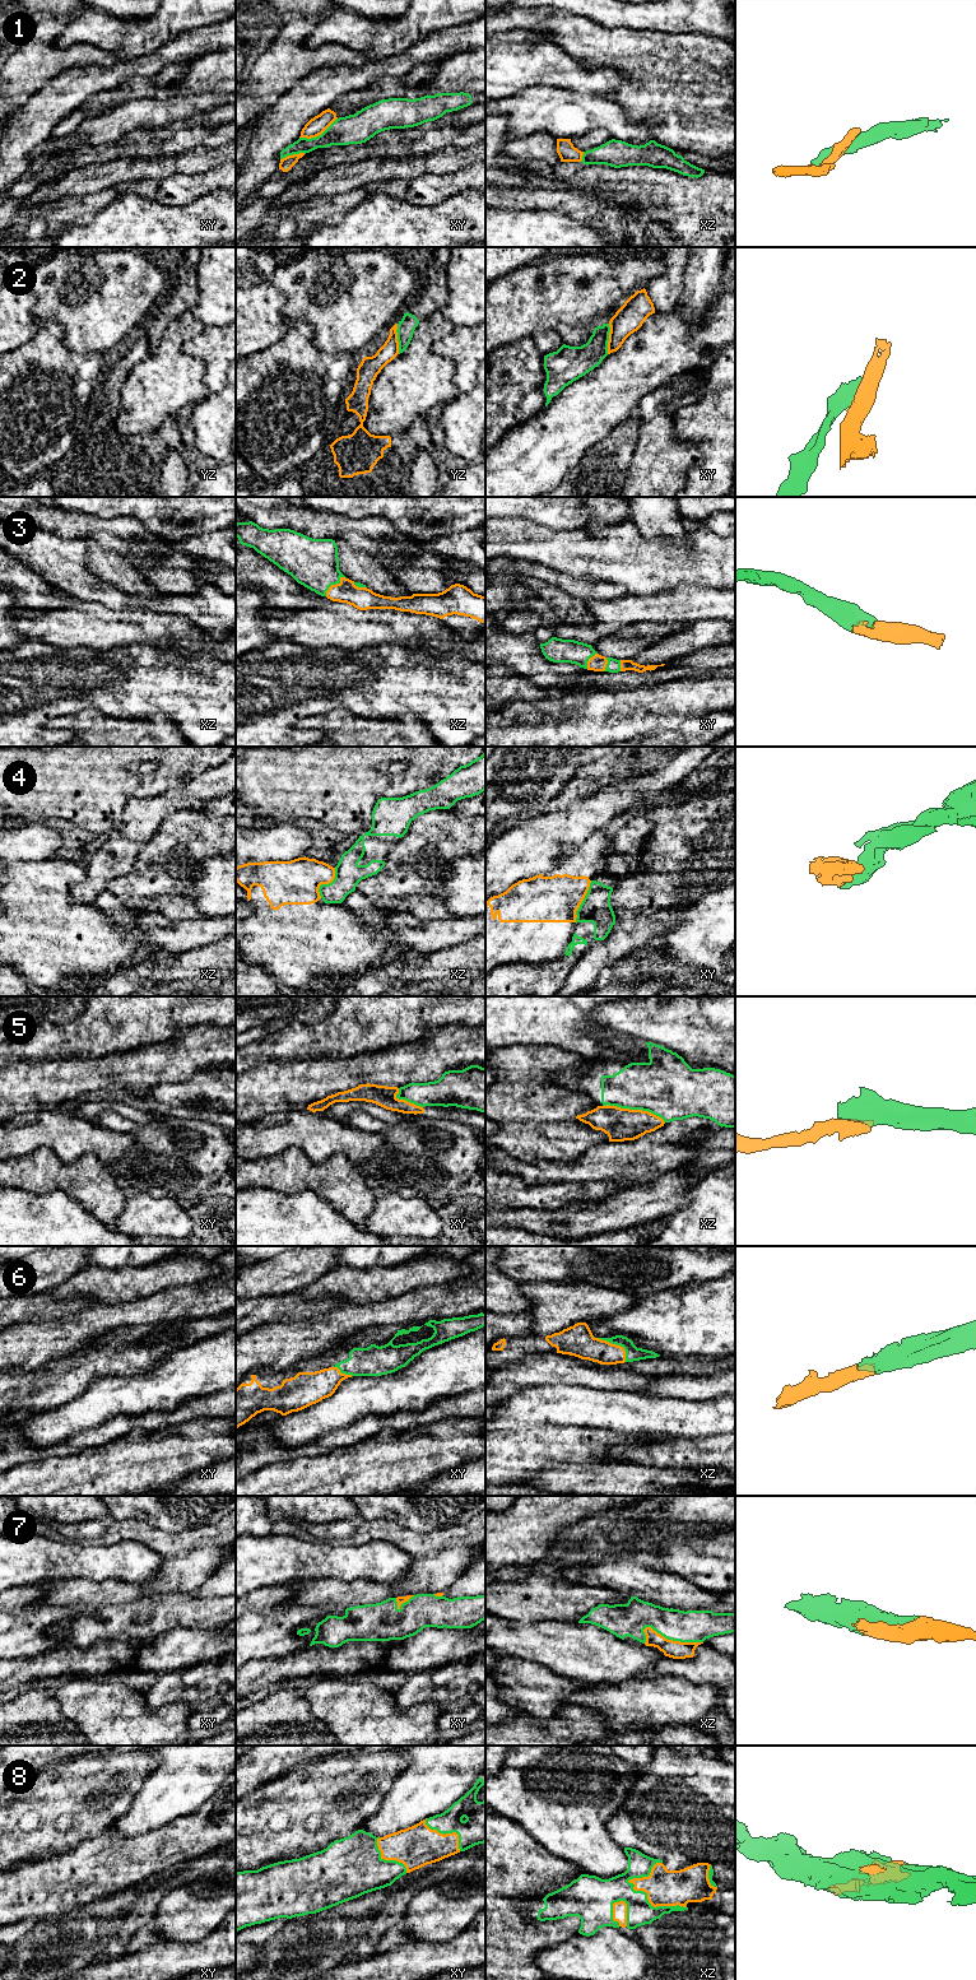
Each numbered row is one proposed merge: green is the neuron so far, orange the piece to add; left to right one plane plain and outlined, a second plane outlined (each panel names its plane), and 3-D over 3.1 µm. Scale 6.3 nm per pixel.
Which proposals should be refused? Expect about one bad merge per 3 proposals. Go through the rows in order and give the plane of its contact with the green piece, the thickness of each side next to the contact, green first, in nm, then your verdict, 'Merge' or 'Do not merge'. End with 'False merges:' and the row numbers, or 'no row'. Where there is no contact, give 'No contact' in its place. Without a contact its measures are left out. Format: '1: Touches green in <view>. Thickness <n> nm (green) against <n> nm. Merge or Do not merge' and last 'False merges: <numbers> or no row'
1: Touches green in xy. Thickness 190 nm (green) against 110 nm. Do not merge
2: Touches green in yz. Thickness 110 nm (green) against 140 nm. Do not merge
3: Touches green in xz. Thickness 300 nm (green) against 140 nm. Merge
4: Touches green in xy. Thickness 190 nm (green) against 300 nm. Do not merge
5: Touches green in xz. Thickness 380 nm (green) against 200 nm. Do not merge
6: Touches green in xz. Thickness 100 nm (green) against 200 nm. Merge
7: Touches green in xz. Thickness 200 nm (green) against 110 nm. Merge
8: Touches green in xz. Thickness 160 nm (green) against 220 nm. Merge
False merges: 1, 2, 4, 5

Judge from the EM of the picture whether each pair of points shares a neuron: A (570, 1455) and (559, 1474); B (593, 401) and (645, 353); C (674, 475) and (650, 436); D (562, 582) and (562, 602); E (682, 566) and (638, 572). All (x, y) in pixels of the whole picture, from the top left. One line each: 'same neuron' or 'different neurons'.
A: different neurons
B: same neuron
C: same neuron
D: different neurons
E: same neuron

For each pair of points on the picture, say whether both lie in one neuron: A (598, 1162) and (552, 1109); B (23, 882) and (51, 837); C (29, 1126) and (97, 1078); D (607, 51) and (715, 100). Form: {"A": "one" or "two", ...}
{"A": "two", "B": "two", "C": "two", "D": "one"}

